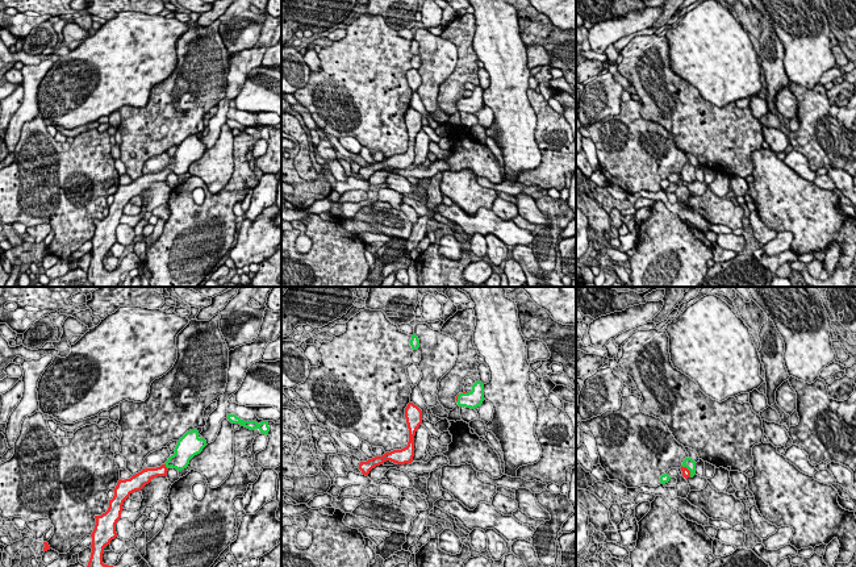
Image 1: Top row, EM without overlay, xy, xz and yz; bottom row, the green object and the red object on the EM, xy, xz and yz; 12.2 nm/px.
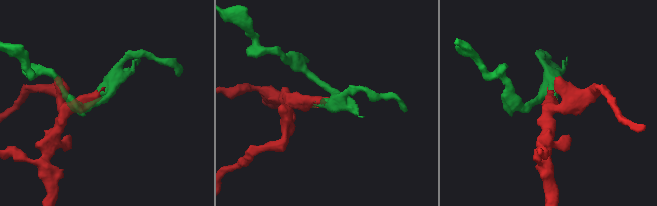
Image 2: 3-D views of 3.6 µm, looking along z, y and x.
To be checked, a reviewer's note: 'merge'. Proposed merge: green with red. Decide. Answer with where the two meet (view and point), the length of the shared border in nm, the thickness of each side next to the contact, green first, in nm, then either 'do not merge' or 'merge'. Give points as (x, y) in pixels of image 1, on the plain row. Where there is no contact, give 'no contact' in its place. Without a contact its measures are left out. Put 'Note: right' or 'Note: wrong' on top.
Note: right
meets green in xy at (166, 171); contact 90 nm long; 220 nm thick on the green side, 140 nm on the other; merge

